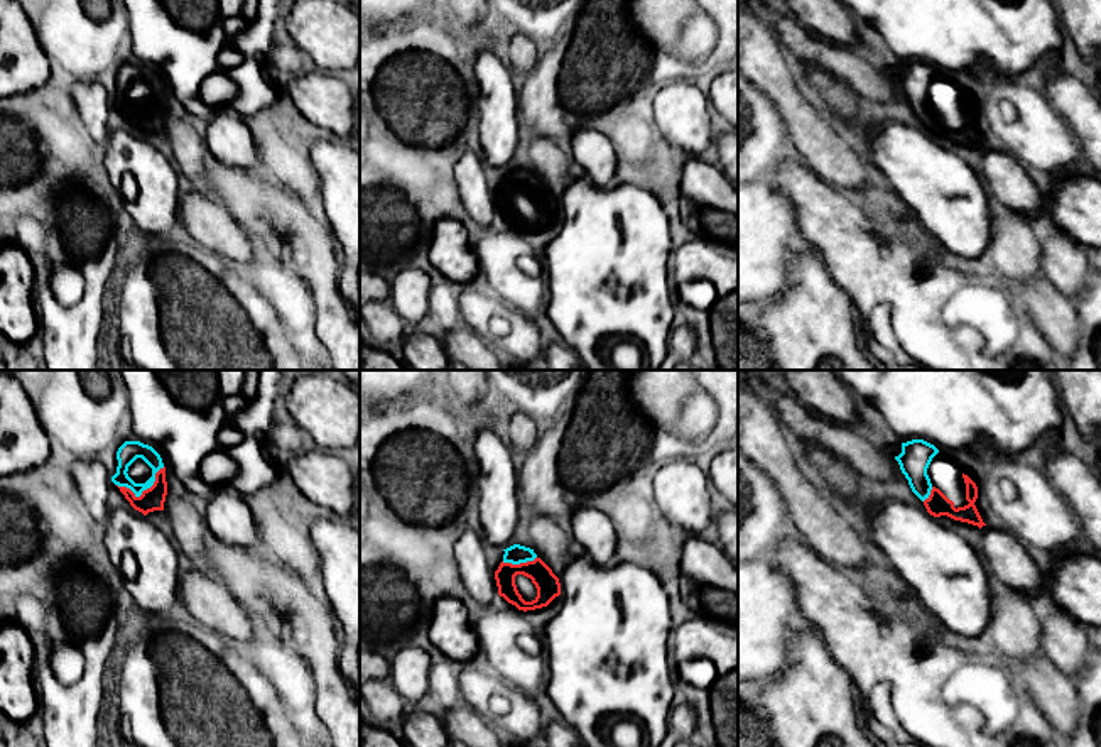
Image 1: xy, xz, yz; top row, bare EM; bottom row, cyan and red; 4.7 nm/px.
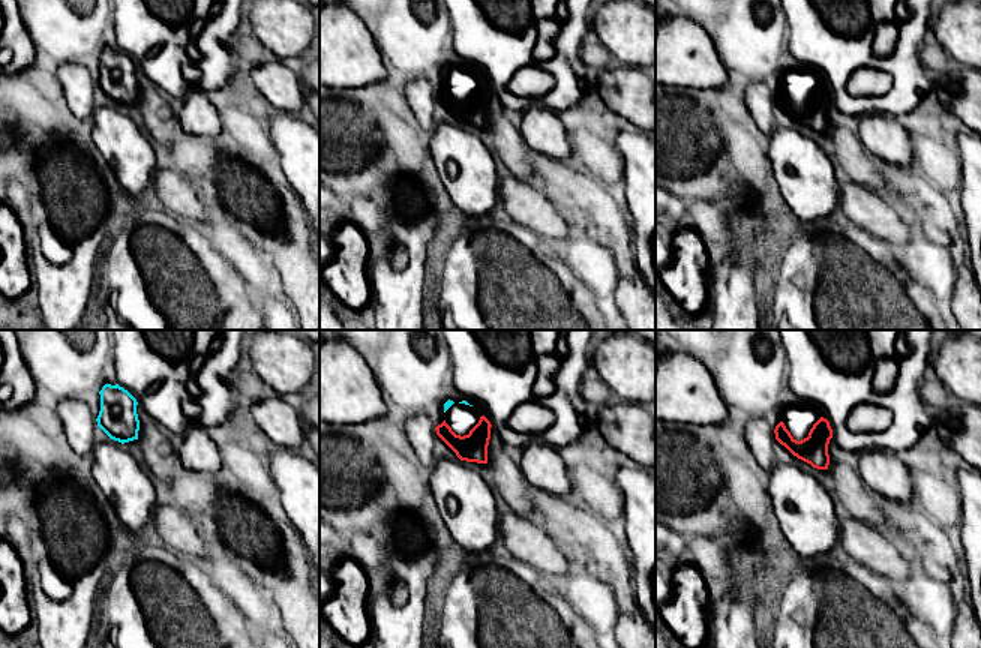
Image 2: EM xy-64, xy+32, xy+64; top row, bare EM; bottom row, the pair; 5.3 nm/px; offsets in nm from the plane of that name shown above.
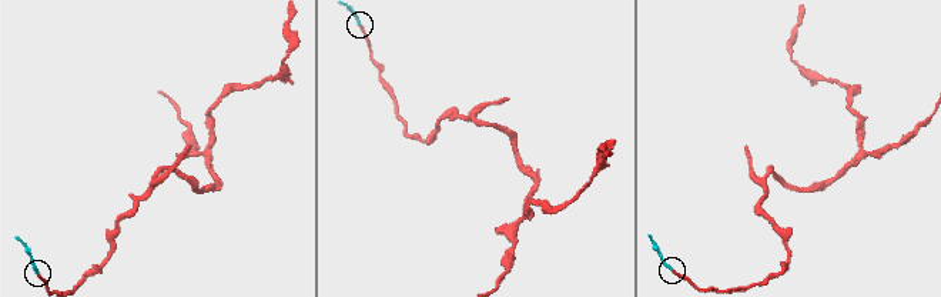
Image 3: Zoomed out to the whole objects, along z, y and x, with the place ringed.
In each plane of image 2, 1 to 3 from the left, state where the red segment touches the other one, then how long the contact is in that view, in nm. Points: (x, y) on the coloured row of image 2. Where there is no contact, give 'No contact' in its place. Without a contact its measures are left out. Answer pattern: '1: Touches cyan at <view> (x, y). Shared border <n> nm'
1: No contact
2: No contact
3: No contact

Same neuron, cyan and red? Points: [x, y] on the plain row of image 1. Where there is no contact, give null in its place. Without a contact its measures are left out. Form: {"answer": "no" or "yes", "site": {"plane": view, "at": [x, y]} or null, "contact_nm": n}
{"answer": "yes", "site": {"plane": "xy", "at": [144, 110]}, "contact_nm": 240}

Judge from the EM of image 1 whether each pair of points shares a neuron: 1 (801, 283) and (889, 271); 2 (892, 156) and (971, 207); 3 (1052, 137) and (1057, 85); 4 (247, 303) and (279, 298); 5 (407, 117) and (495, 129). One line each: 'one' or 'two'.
1: two
2: one
3: two
4: two
5: two

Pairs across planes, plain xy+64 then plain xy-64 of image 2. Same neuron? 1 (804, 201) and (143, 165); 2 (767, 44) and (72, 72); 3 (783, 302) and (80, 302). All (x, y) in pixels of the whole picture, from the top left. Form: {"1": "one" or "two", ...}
{"1": "one", "2": "two", "3": "two"}

